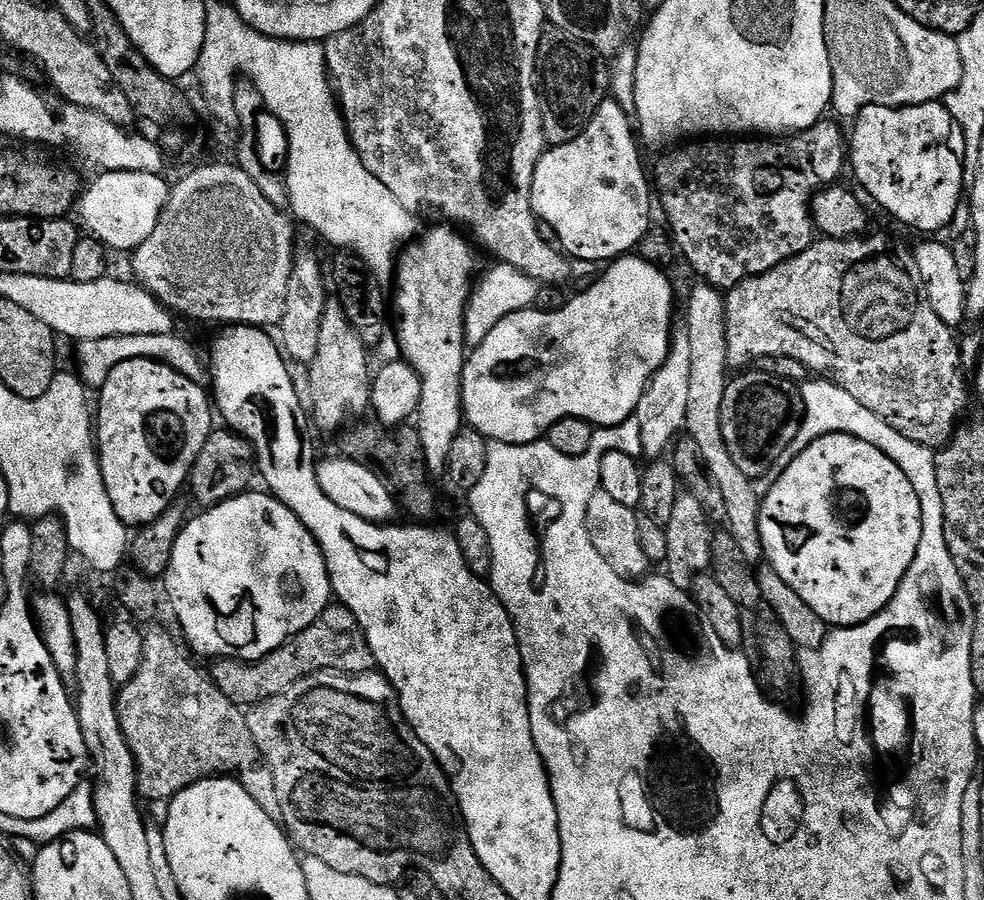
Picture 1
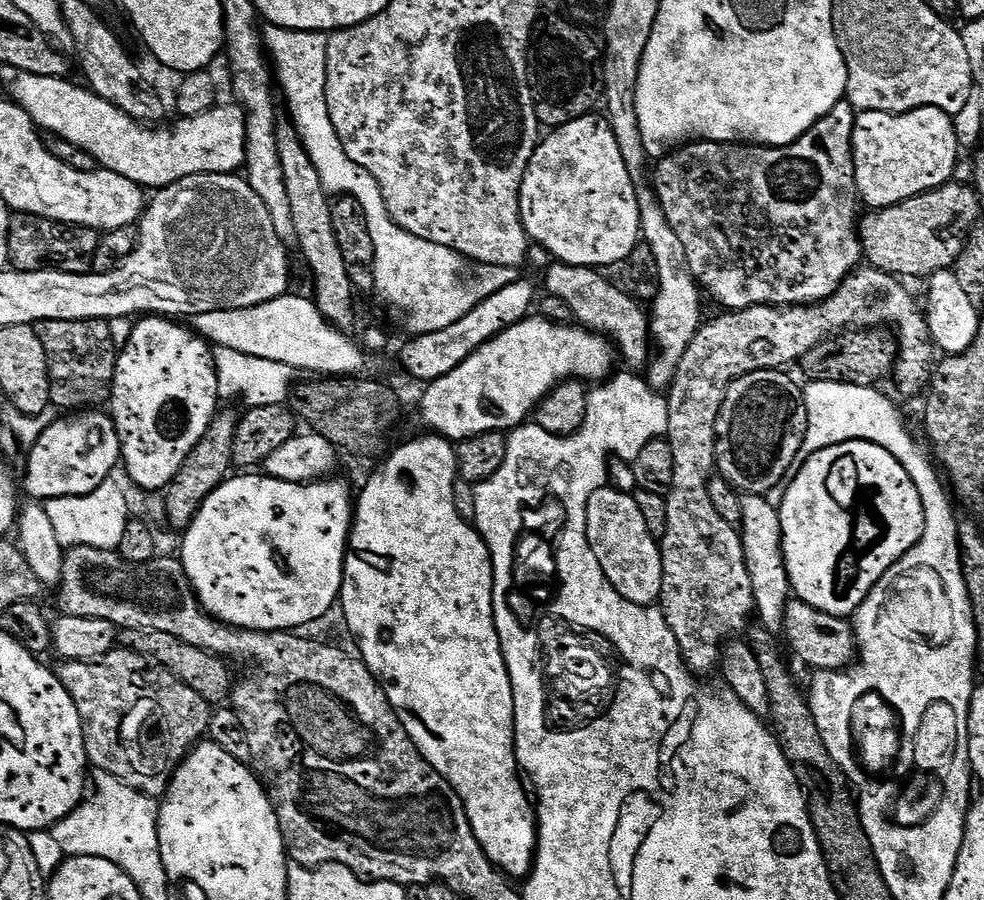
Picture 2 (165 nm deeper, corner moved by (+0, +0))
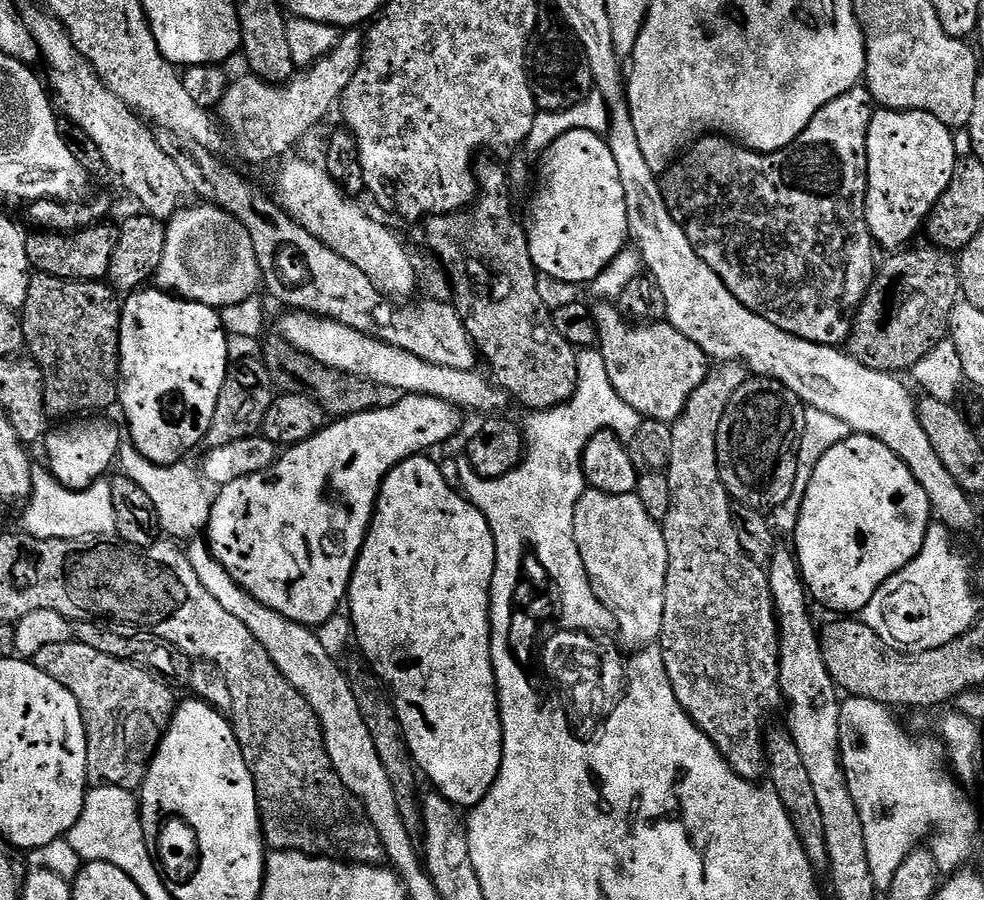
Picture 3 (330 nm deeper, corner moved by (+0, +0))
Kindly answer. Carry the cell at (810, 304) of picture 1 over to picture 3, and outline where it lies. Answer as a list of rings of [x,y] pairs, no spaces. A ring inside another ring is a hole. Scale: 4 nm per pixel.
[[[720,362],[709,371],[708,377],[690,394],[682,414],[671,425],[672,445],[670,446],[670,462],[666,469],[666,475],[670,482],[670,514],[664,521],[662,527],[666,538],[666,550],[668,551],[668,573],[666,574],[666,590],[664,591],[664,613],[662,614],[662,630],[658,647],[662,658],[666,662],[666,674],[672,683],[674,694],[686,710],[690,719],[700,727],[705,734],[712,739],[714,746],[724,756],[724,761],[731,766],[735,772],[744,780],[753,782],[759,781],[766,772],[766,751],[764,741],[766,739],[766,727],[764,719],[775,710],[781,707],[782,697],[780,694],[780,631],[776,625],[776,607],[770,594],[770,582],[768,573],[761,565],[755,564],[742,550],[742,542],[738,542],[738,534],[734,534],[734,522],[732,521],[732,505],[726,486],[720,482],[720,471],[718,470],[718,450],[716,449],[716,439],[718,438],[718,426],[722,422],[722,414],[726,406],[730,406],[730,398],[742,385],[748,381],[750,373],[743,364],[739,362]]]

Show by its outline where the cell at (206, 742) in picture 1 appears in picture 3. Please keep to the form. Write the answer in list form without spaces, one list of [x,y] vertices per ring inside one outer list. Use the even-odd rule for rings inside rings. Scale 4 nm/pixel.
[[[75,638],[58,646],[42,646],[34,663],[38,670],[62,682],[62,686],[66,686],[66,690],[70,690],[70,694],[78,698],[82,722],[86,726],[89,785],[113,784],[116,788],[139,789],[144,783],[148,767],[152,765],[152,760],[160,749],[160,740],[168,731],[172,717],[176,715],[178,699],[171,692],[173,689],[149,669],[139,668],[128,660],[110,658],[110,654],[101,654],[99,650],[94,650],[94,646],[81,644]]]

